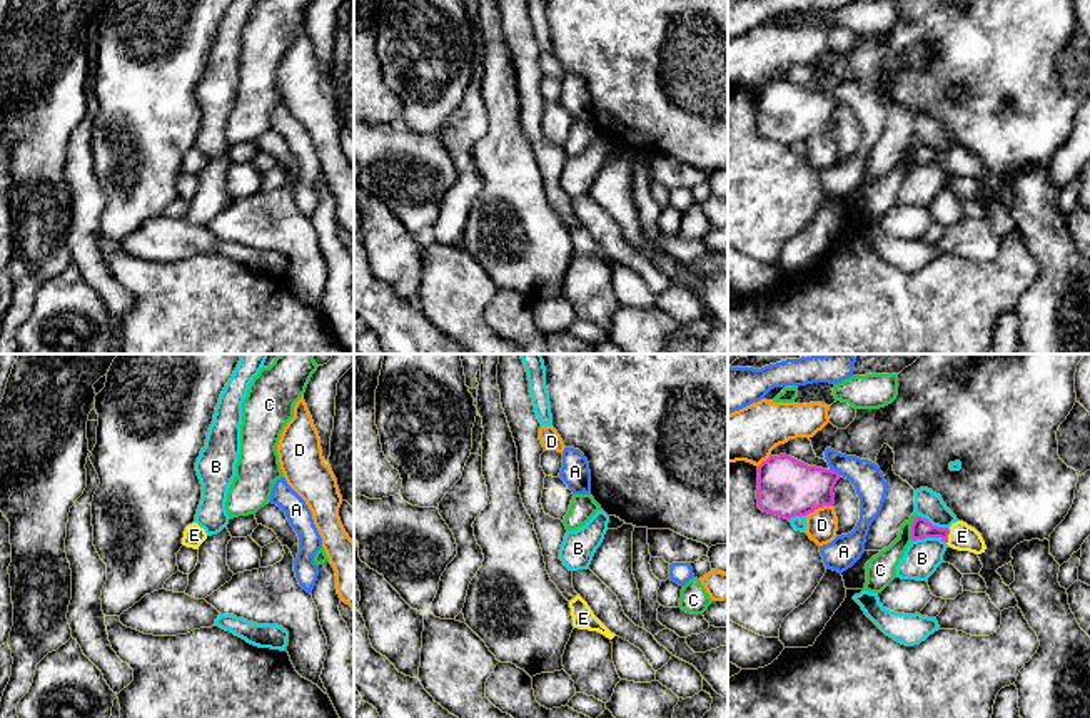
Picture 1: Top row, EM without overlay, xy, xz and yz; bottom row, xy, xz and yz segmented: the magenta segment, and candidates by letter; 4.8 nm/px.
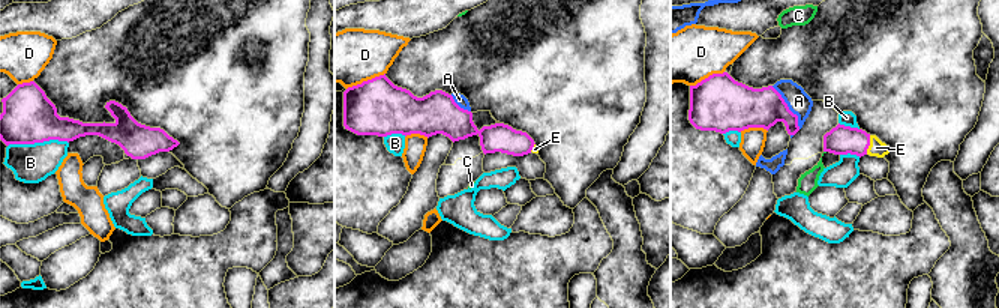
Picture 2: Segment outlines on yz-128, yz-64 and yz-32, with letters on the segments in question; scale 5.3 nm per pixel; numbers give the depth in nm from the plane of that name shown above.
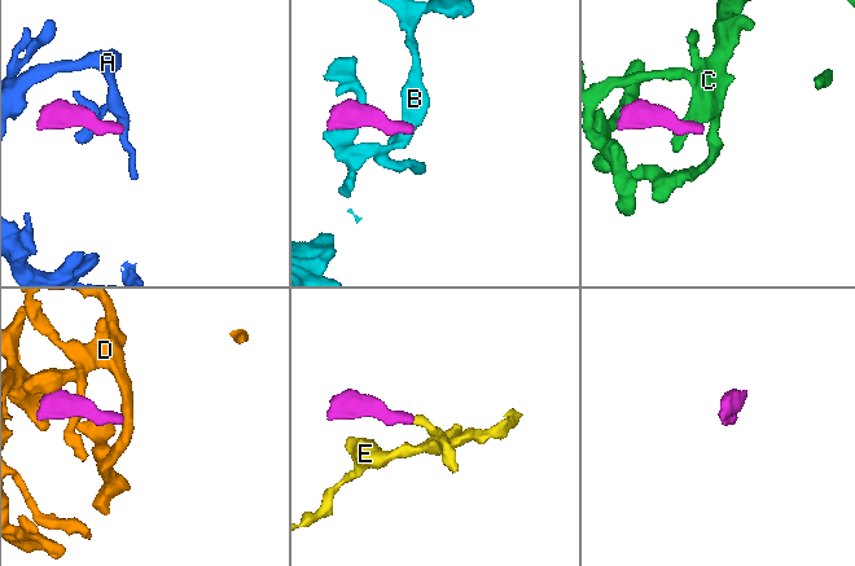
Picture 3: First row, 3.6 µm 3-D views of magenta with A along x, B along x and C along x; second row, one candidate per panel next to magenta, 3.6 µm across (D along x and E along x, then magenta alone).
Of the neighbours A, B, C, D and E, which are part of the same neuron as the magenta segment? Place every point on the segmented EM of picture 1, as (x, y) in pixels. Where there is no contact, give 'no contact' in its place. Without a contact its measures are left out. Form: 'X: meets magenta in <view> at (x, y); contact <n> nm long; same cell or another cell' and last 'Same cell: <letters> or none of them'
A: meets magenta in yz at (837, 471); contact 70 nm long; another cell
B: meets magenta in yz at (928, 536); contact 170 nm long; another cell
C: meets magenta in yz at (912, 528); contact 130 nm long; another cell
D: meets magenta in yz at (818, 506); contact 140 nm long; another cell
E: meets magenta in yz at (947, 536); contact 70 nm long; same cell
Same cell: E

